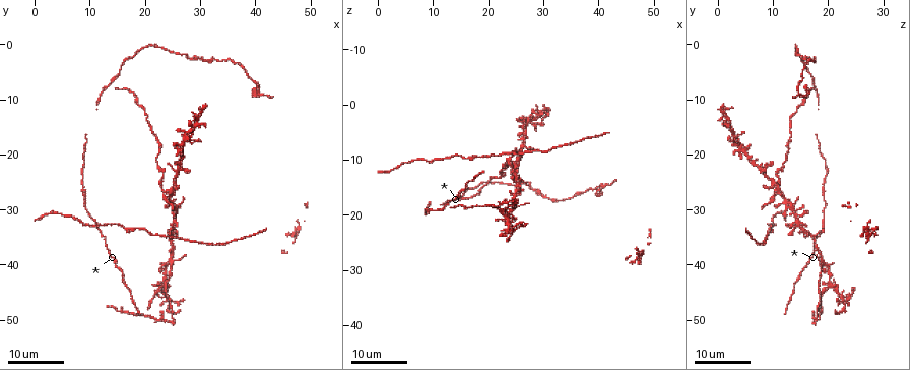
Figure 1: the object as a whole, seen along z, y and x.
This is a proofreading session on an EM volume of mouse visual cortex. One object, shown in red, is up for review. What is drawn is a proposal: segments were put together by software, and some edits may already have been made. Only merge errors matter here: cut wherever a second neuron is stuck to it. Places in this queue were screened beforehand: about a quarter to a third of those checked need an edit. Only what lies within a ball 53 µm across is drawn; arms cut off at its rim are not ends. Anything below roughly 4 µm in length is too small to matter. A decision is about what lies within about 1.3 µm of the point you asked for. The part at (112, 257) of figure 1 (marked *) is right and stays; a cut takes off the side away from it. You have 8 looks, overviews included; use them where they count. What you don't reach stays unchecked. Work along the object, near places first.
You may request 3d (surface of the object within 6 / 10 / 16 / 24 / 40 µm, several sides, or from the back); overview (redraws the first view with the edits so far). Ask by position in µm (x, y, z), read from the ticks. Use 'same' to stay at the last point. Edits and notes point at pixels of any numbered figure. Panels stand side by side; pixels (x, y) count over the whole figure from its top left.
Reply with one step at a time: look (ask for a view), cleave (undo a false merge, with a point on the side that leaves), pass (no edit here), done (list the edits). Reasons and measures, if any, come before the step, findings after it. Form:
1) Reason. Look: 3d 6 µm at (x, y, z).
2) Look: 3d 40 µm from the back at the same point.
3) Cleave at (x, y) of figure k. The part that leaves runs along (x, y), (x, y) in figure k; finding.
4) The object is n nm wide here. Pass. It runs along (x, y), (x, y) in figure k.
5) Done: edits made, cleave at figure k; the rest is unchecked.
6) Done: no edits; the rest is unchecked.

Look: 3d 16 µm at (24.0, 34.5, 9.0).

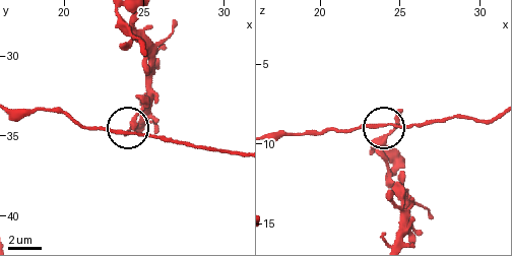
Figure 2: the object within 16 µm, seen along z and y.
Look: 3d 10 µm at (24.0, 34.9, 8.9).

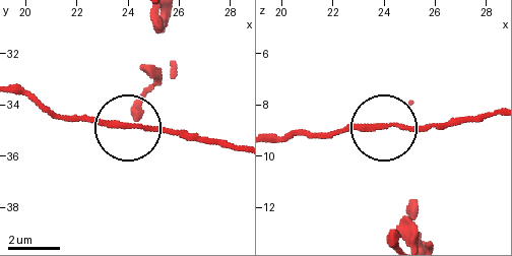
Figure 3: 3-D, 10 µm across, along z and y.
The side arm is 28 µm long. Pass. One neuron here.

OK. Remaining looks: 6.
Arms run side by side. Look: 3d 24 µm at (23.0, 43.5, 21.0).

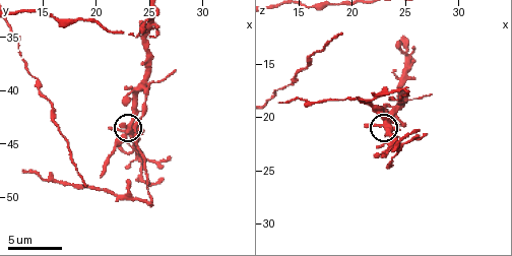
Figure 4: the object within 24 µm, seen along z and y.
Closer look. Look: 3d 6 µm at (23.2, 43.6, 20.4).

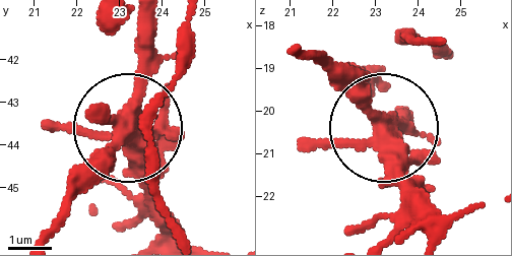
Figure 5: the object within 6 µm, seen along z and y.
The object is 380 nm wide here. Cleave at (79, 192) of figure 5. The part that leaves runs along (366, 109), (304, 55) in figure 5; two neurons meet here.

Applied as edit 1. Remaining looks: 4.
Redraw. Look: overview.

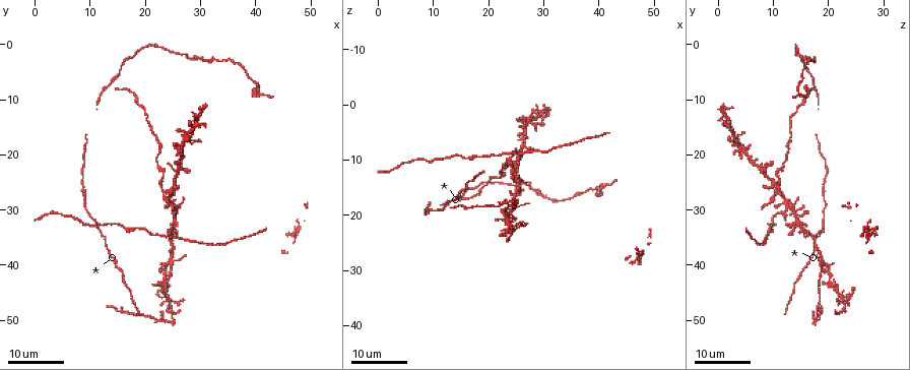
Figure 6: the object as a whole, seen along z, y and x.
Four or more arms meet. Look: 3d 24 µm at (24.5, 40.0, 19.0).

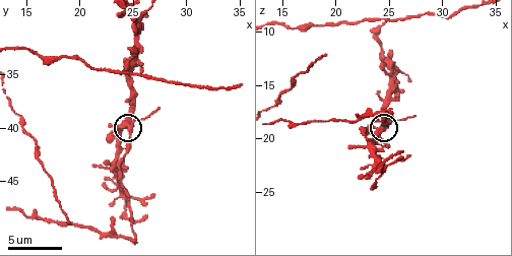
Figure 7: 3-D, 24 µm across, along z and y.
Look: 3d 10 µm at (24.4, 39.6, 19.0).

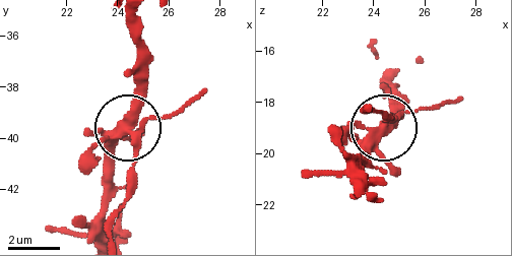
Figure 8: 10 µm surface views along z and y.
5 arms meet here. Cleave at (134, 174) of figure 8. The part that leaves runs along (132, 138), (132, 189), (113, 235) in figure 8; two neurons meet here.

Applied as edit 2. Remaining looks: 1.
Done: edits made, cleave at figure 5, cleave at figure 8; the rest is unchecked.

